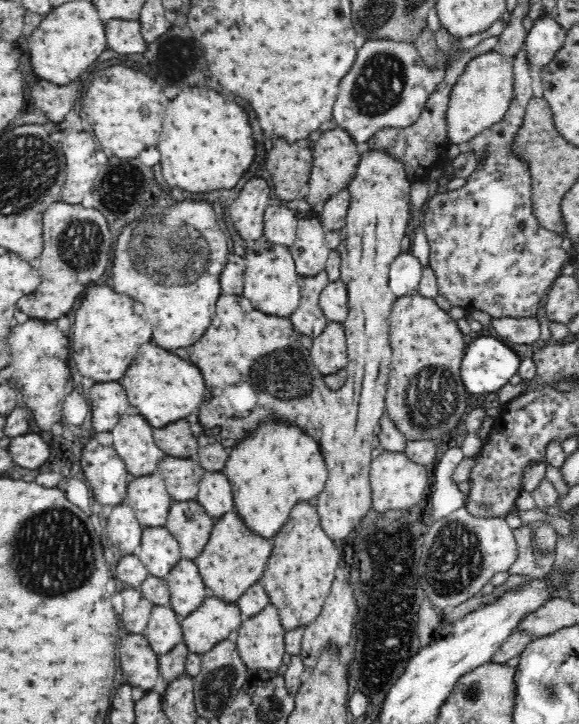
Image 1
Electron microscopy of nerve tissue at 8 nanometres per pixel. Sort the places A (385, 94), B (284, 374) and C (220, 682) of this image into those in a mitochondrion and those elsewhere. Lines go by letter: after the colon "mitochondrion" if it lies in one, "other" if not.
A: mitochondrion
B: mitochondrion
C: mitochondrion

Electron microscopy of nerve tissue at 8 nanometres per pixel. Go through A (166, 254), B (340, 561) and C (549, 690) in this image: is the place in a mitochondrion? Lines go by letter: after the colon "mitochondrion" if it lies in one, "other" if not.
A: mitochondrion
B: other
C: mitochondrion

